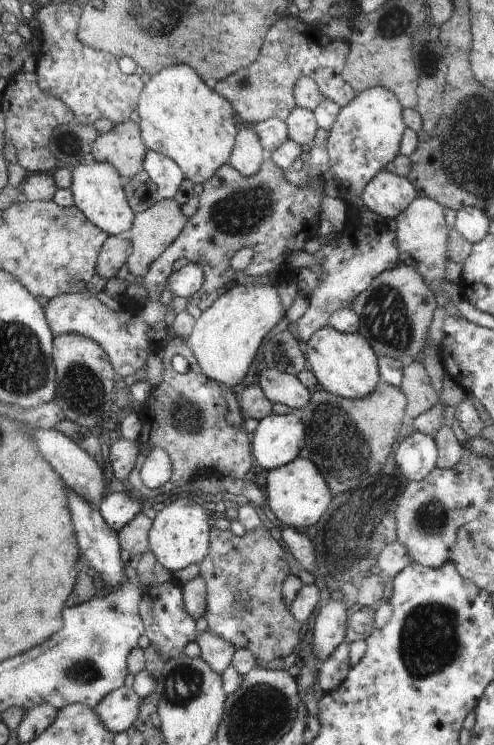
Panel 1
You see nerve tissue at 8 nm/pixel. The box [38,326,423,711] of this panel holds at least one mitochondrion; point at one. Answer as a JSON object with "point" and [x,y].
{"point":[347,540]}

